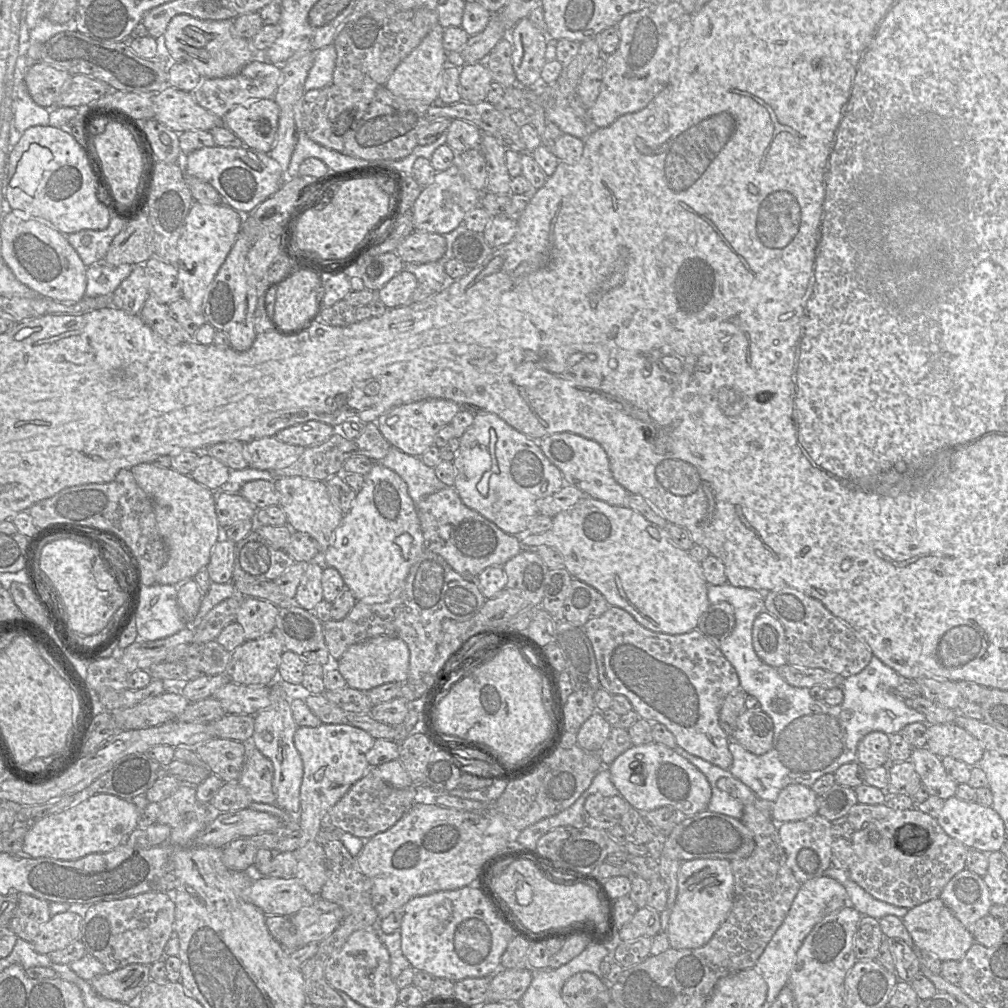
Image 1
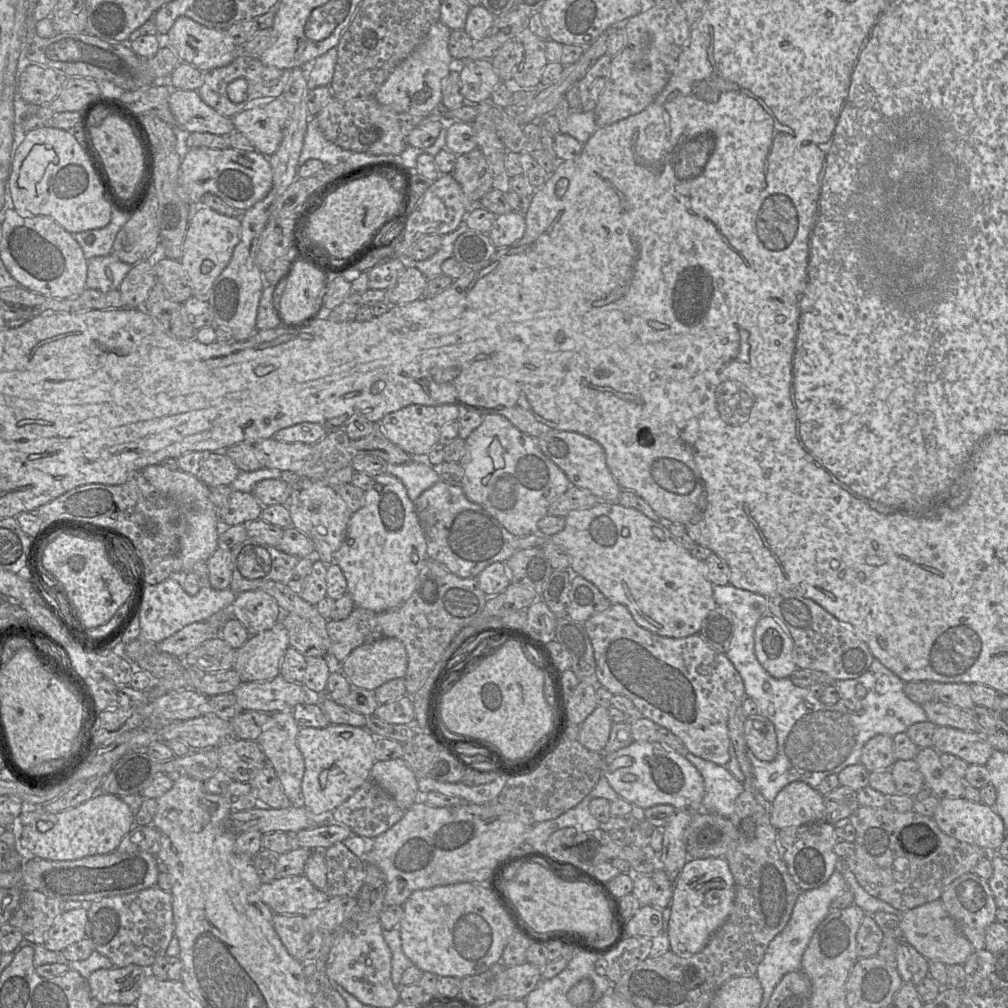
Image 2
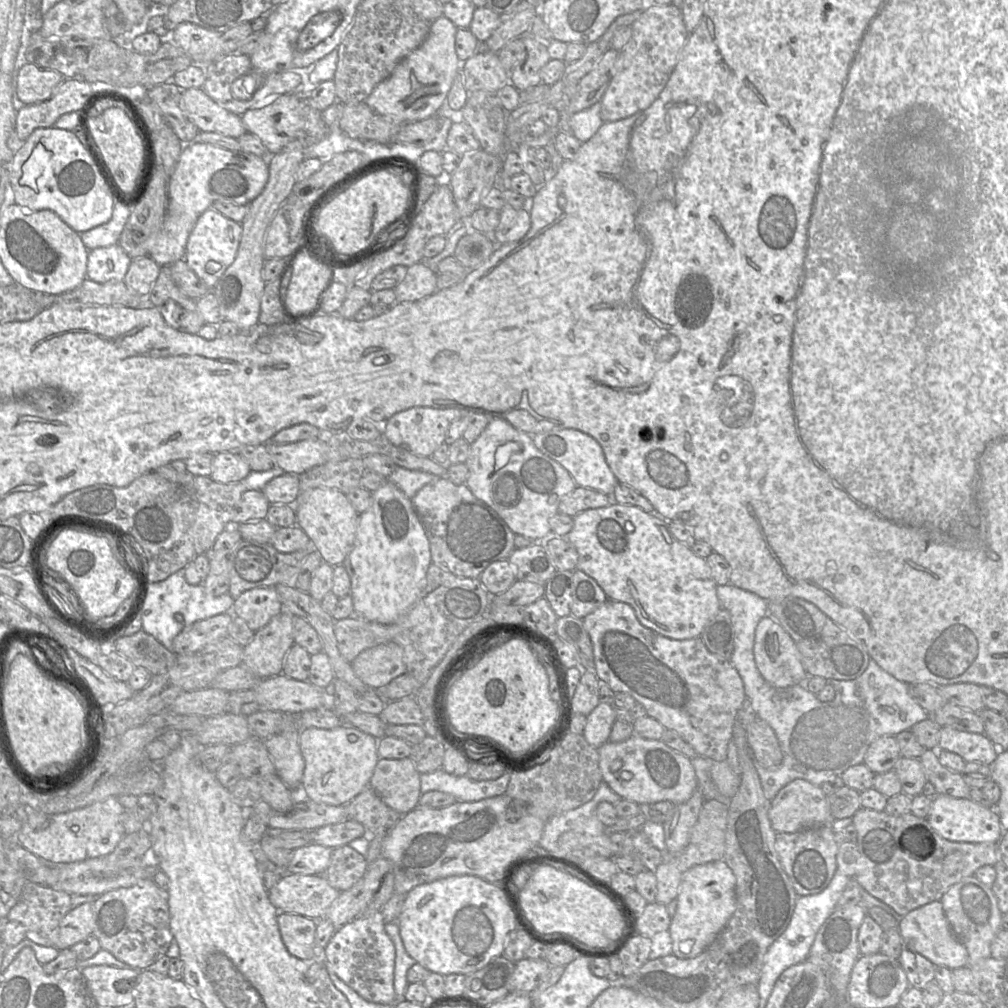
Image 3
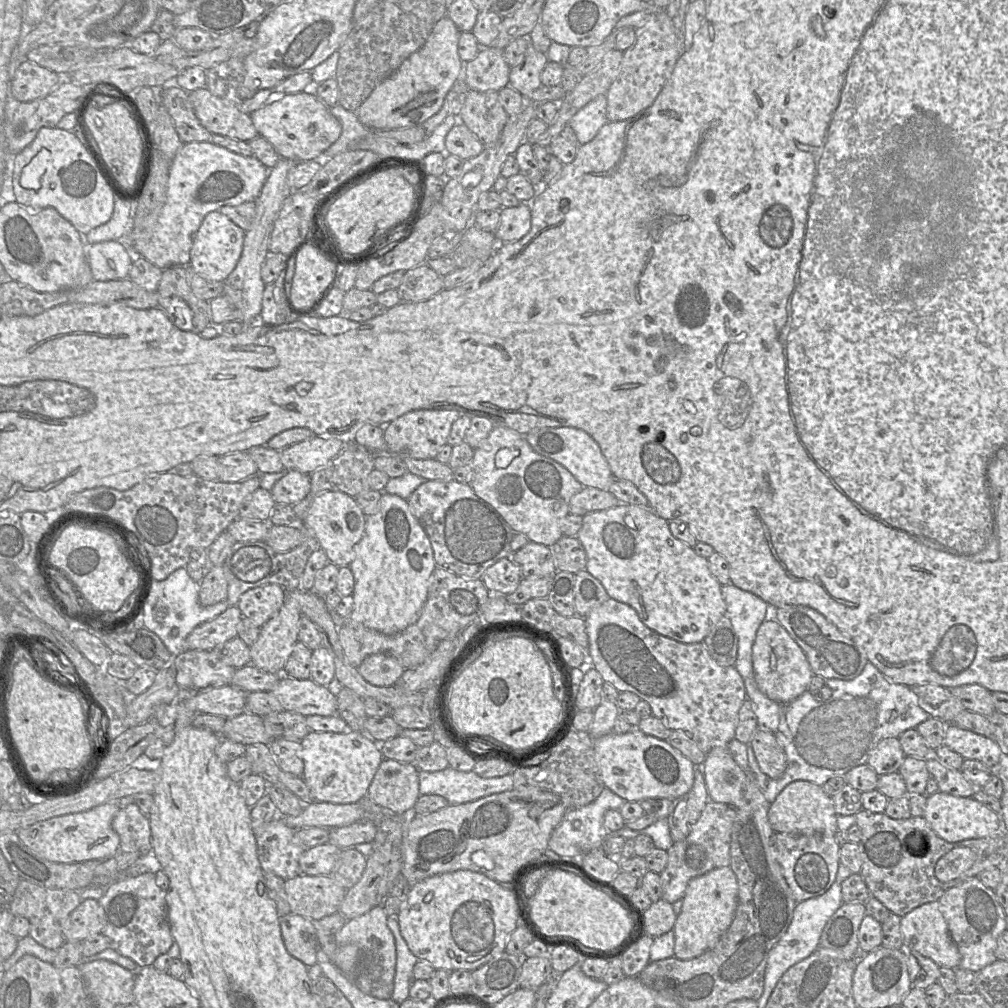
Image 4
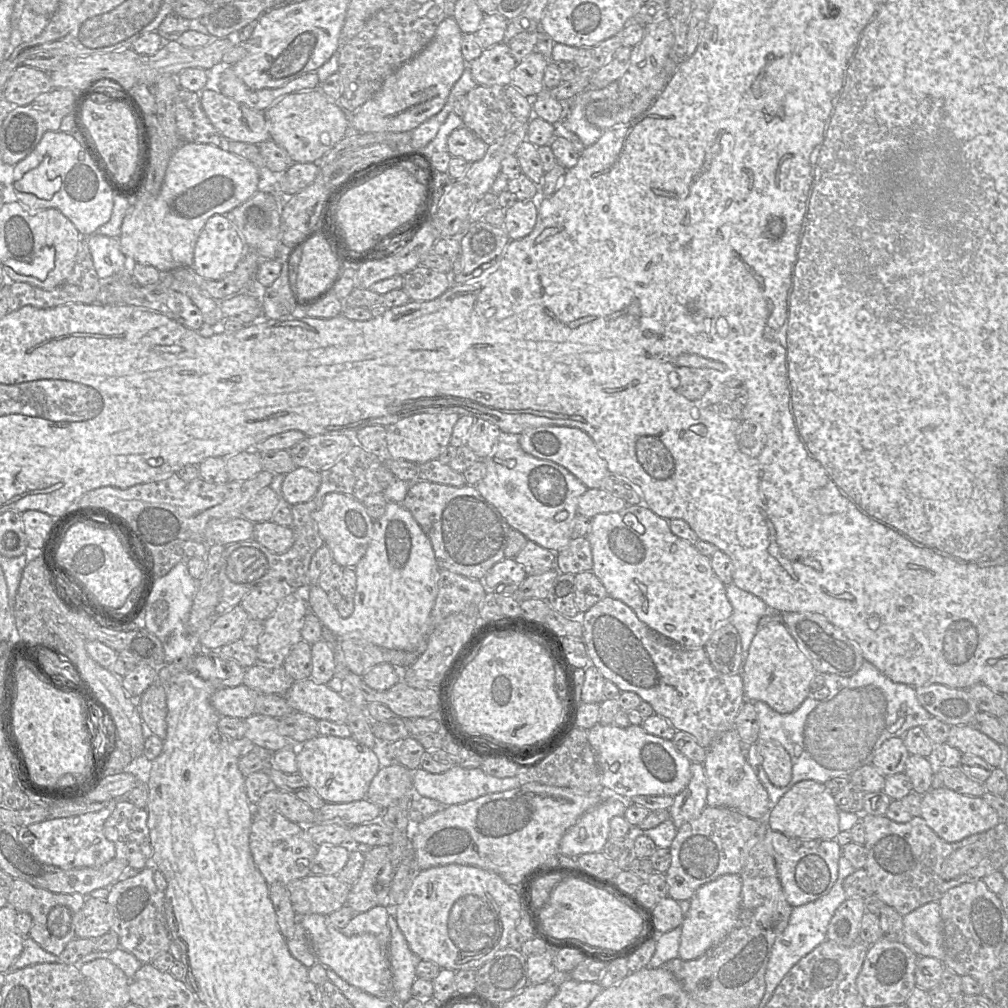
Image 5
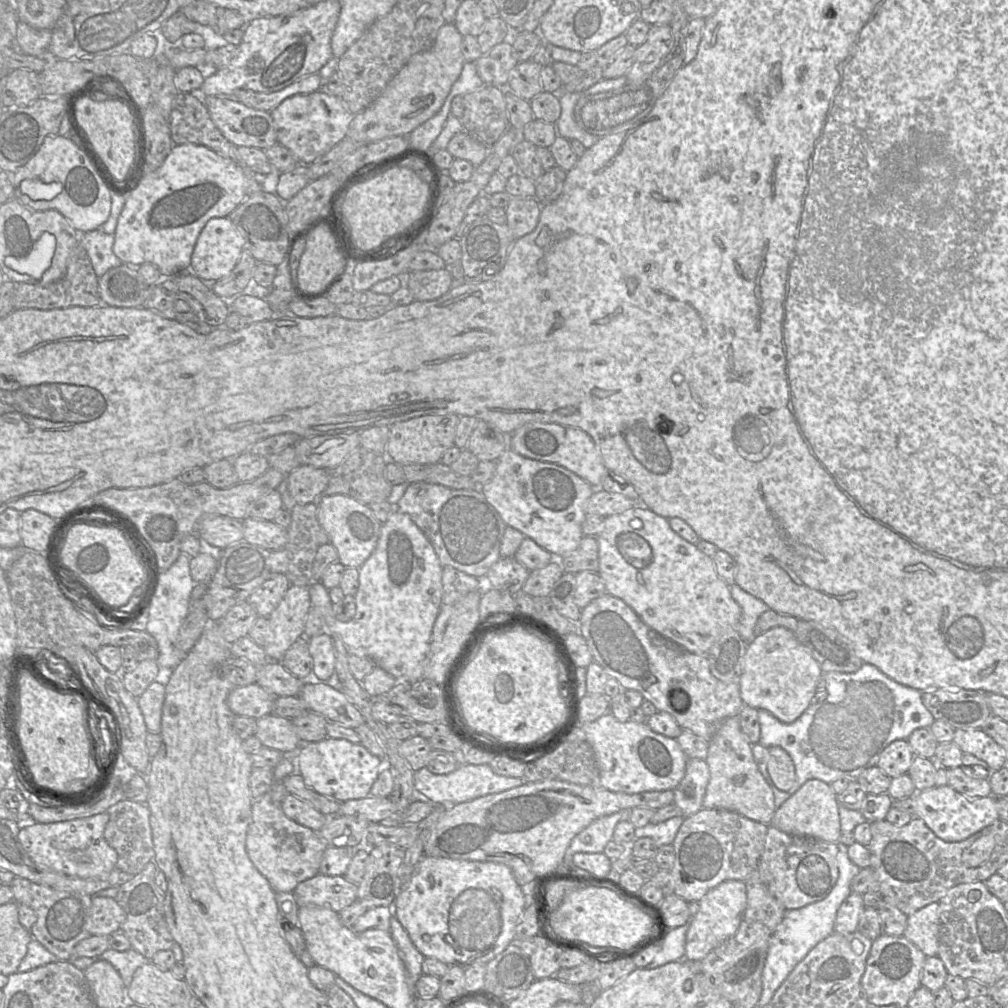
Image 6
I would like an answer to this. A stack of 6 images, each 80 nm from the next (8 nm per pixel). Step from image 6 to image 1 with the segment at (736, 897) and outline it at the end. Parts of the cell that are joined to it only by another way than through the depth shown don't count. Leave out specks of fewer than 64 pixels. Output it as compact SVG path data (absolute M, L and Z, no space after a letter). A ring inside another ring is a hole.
M692 859L681 862L676 900L671 908L666 935L673 949L705 945L726 920L733 905L734 876L729 860Z

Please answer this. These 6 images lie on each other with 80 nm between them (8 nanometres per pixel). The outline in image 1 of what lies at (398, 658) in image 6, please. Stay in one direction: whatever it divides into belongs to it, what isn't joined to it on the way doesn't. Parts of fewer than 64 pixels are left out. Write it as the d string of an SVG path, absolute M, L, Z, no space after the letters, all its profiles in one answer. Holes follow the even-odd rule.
M375 462L370 472L363 476L363 487L335 529L333 544L322 553L319 560L324 566L339 571L346 588L357 601L367 604L384 603L396 596L396 591L407 578L410 568L424 551L424 537L417 507L408 494L405 481L380 462Z

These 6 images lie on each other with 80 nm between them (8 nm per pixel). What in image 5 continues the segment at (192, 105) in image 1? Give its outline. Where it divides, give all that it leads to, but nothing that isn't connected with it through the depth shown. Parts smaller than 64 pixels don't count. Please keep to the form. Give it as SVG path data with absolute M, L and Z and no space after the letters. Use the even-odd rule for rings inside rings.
M206 88L200 92L200 102L212 125L226 139L250 144L270 139L264 111L251 109Z

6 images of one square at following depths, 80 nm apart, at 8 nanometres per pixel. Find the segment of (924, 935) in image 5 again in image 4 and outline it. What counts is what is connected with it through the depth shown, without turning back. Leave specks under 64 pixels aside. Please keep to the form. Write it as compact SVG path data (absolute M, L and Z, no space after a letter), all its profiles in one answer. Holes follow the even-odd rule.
M939 901L923 904L901 918L906 951L916 951L932 959L939 967L956 969L961 955L950 937Z

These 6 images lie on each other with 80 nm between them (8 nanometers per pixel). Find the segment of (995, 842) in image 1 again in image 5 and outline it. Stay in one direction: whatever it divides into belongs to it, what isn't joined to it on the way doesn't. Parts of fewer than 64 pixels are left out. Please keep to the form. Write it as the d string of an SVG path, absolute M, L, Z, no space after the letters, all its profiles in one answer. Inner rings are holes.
M945 786L931 789L922 796L921 817L946 842L958 842L985 832L1001 821L996 810L983 797L958 794Z

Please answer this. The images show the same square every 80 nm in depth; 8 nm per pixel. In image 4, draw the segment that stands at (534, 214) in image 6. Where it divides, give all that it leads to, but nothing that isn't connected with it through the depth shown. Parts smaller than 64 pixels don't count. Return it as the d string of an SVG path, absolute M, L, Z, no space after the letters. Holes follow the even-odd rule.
M530 203L500 210L500 224L495 232L499 244L523 238L531 228Z

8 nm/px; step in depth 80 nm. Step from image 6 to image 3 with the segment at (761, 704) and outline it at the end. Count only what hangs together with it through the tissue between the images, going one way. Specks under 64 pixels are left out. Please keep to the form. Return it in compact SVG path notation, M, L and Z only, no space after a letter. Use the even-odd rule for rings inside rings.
M770 615L762 618L755 631L754 660L756 667L766 682L775 688L787 688L805 683L809 675L805 671L801 654L793 639Z

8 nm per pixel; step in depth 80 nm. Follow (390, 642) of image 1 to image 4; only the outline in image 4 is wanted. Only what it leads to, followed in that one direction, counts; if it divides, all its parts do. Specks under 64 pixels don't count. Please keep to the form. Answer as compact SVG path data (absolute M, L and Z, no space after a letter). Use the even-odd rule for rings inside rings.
M371 654L357 668L362 677L374 686L394 685L402 676L405 668L390 654Z

